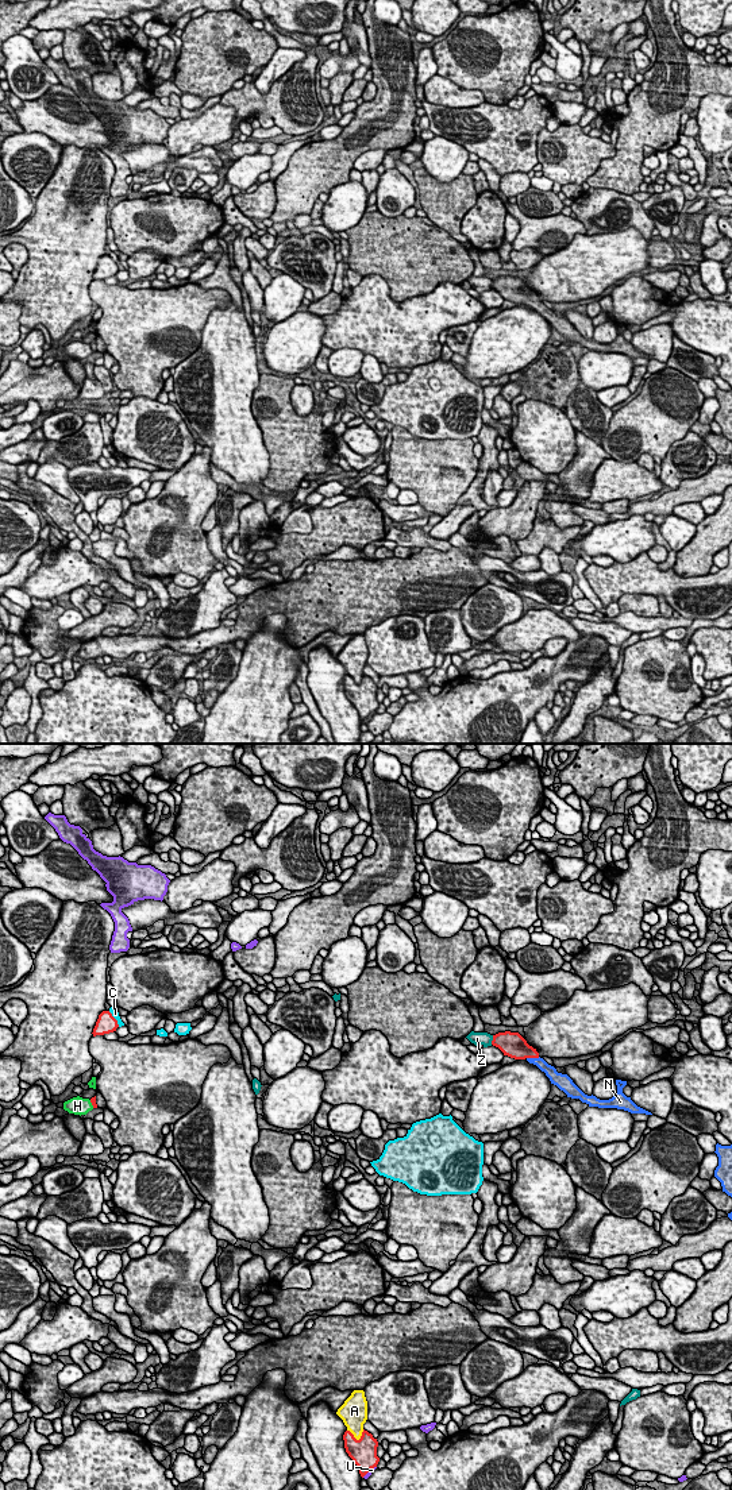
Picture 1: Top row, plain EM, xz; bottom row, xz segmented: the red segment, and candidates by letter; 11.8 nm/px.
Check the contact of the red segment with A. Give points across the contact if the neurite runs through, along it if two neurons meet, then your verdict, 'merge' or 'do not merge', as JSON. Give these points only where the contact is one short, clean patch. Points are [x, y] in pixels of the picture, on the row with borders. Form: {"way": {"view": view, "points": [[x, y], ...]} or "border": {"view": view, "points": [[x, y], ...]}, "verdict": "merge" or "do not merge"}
{"verdict": "merge"}

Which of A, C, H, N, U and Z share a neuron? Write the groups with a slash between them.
A N / C / H / U / Z

